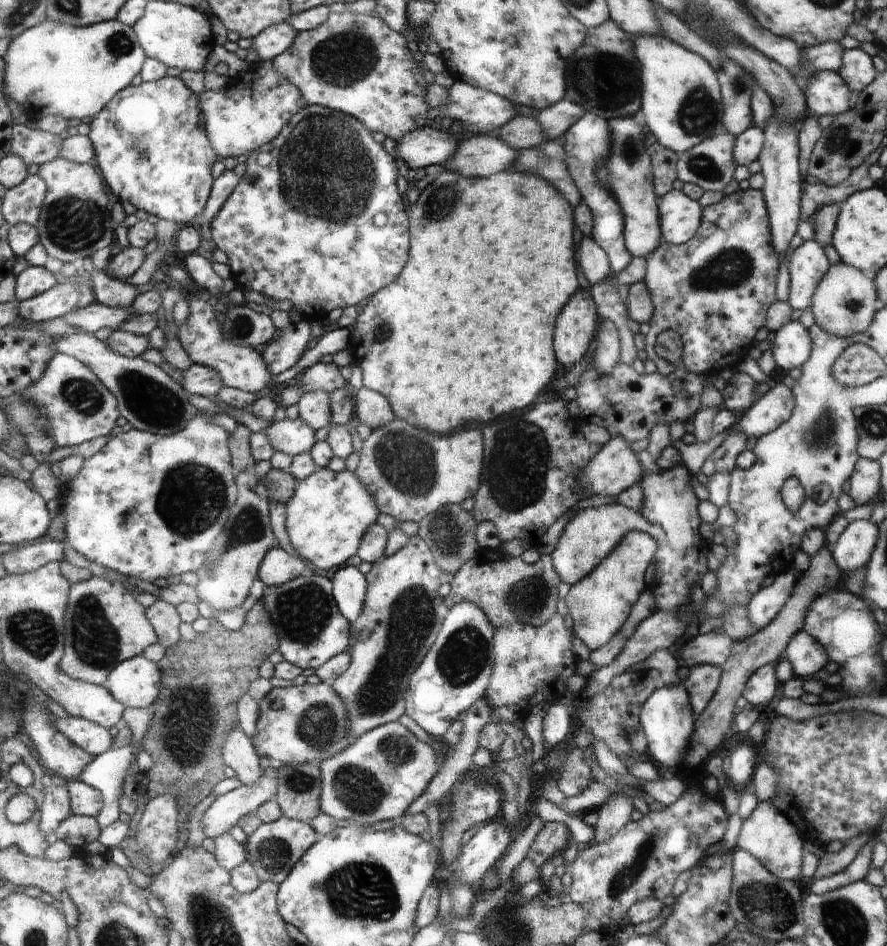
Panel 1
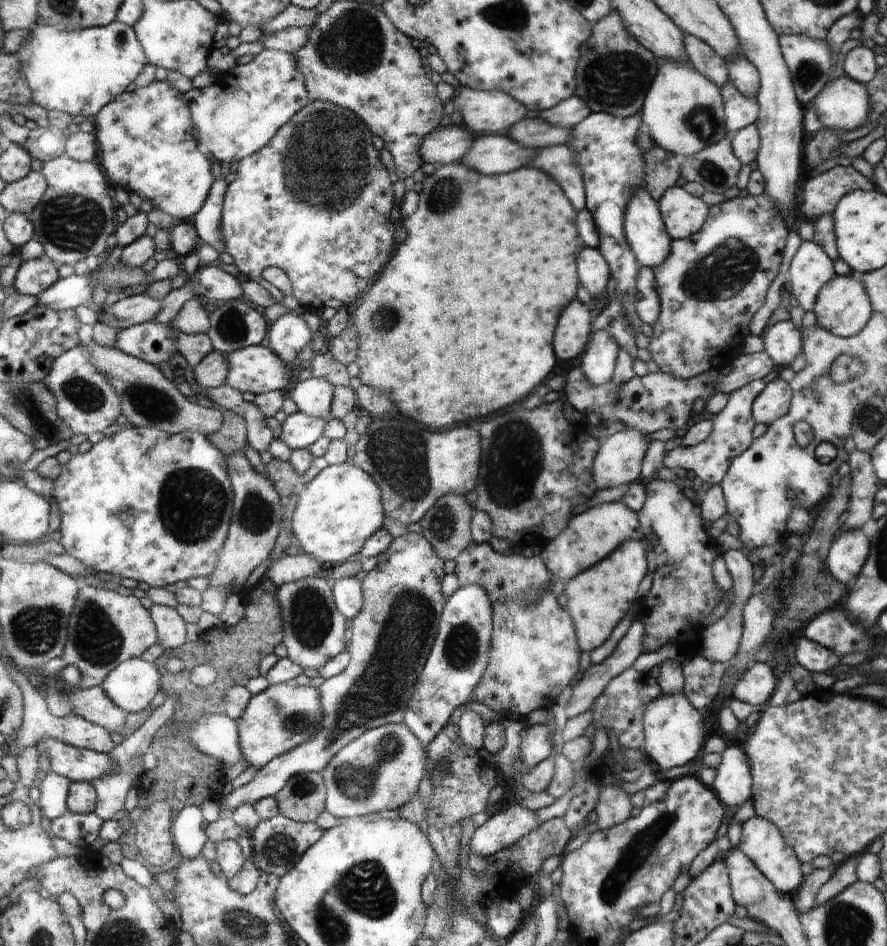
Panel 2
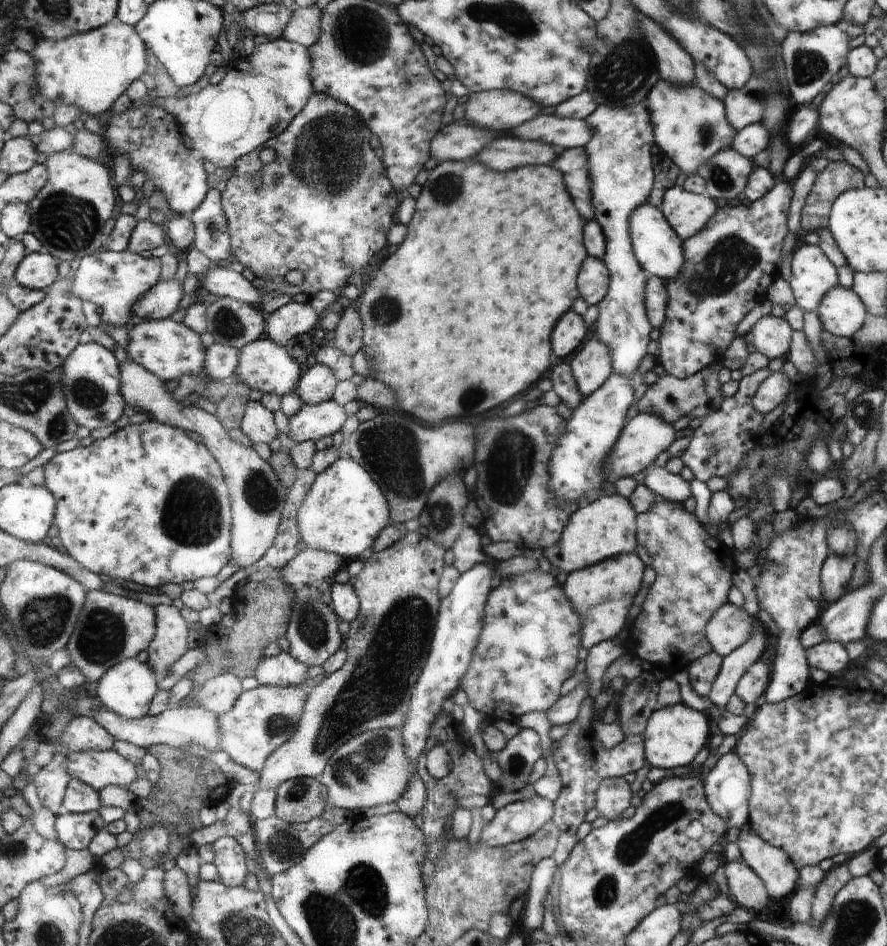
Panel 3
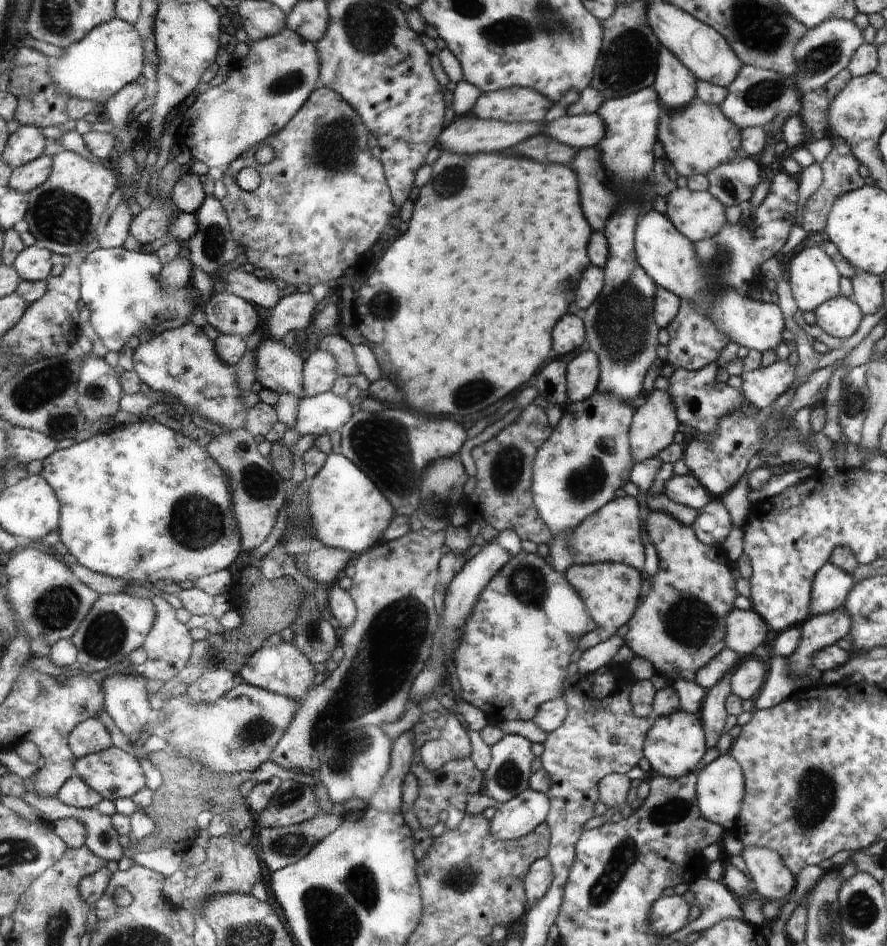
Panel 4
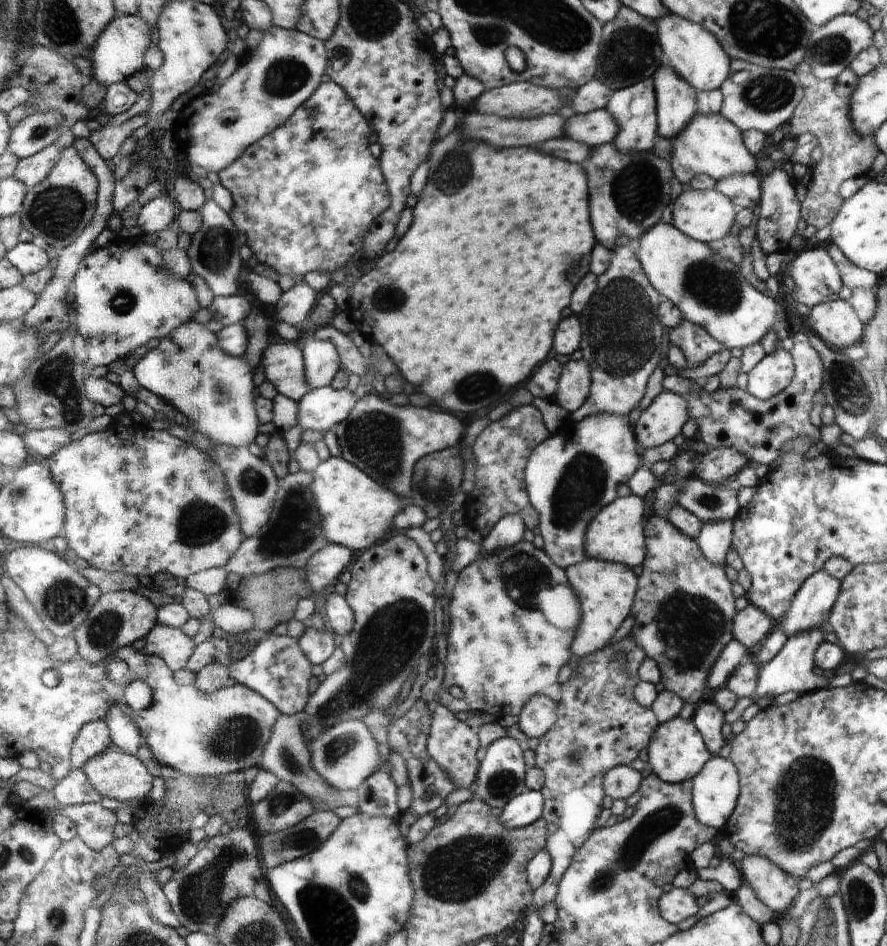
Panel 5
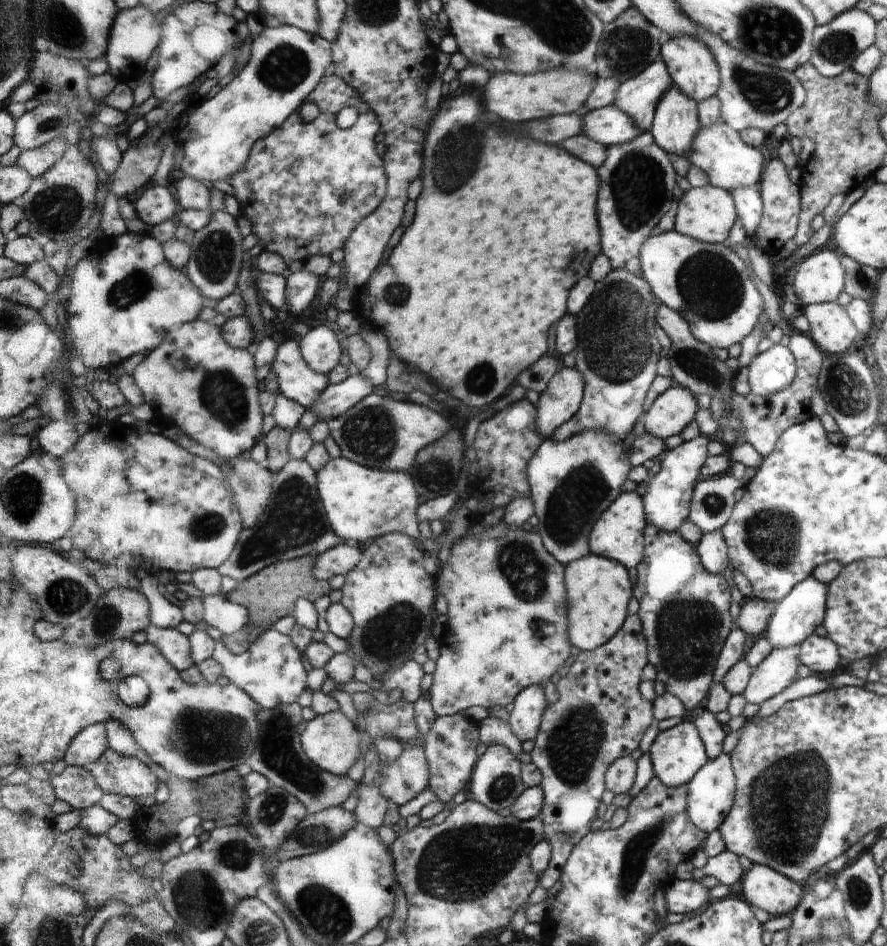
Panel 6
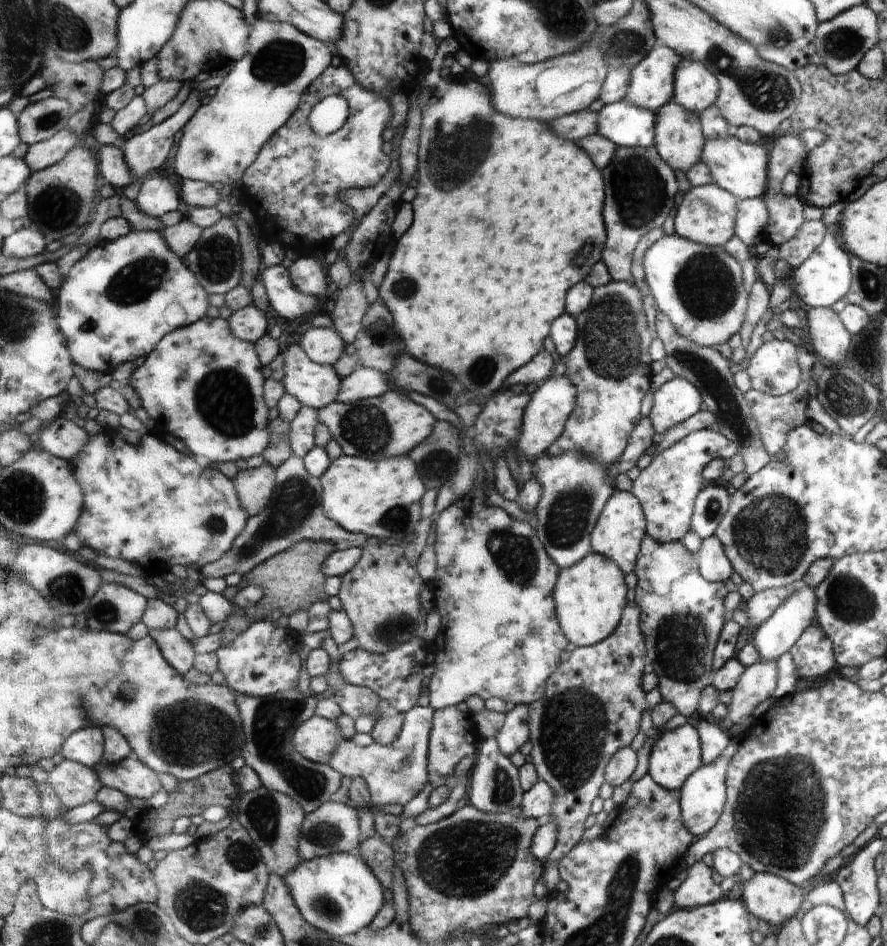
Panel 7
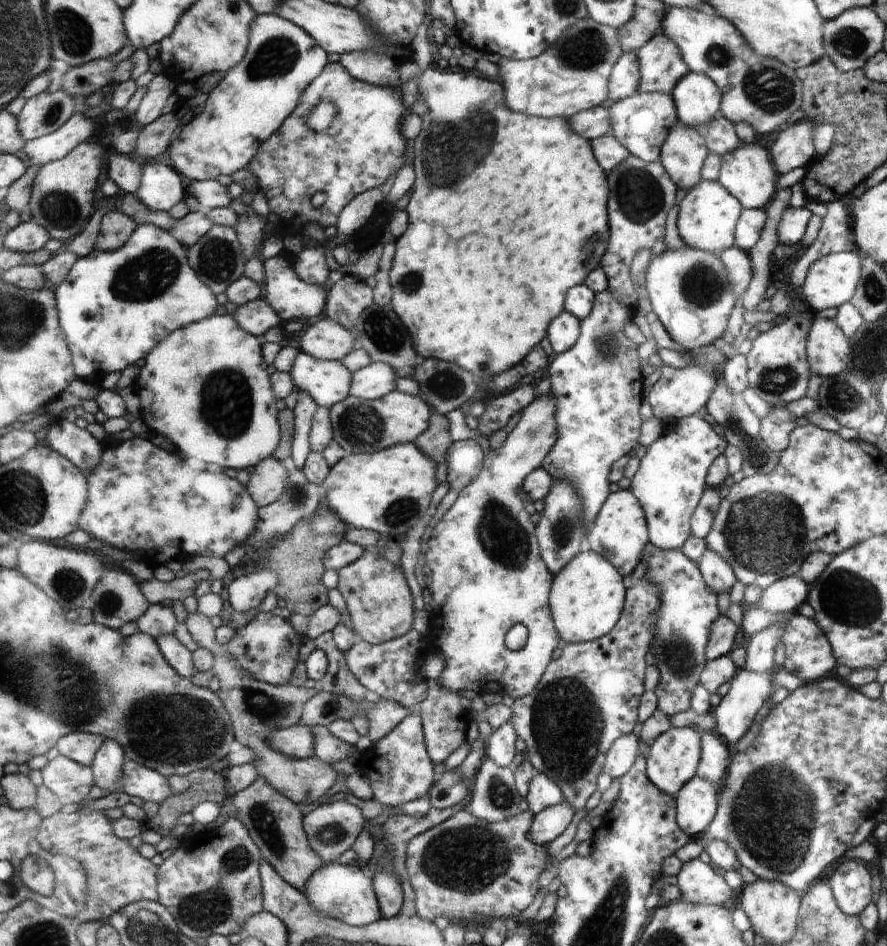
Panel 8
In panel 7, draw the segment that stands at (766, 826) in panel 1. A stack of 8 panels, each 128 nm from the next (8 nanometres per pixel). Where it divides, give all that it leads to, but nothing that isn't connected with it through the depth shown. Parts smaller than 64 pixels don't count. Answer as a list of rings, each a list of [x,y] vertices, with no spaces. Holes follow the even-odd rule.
[[[755,873],[748,881],[742,881],[742,904],[748,913],[762,919],[770,926],[783,927],[787,921],[794,919],[800,912],[804,899],[804,892],[798,885],[788,882],[780,876],[771,873]]]

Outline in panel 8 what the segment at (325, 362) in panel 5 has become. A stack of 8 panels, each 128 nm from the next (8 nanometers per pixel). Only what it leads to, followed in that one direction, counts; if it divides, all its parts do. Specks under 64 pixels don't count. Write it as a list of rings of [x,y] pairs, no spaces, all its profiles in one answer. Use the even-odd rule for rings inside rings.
[[[322,318],[306,329],[300,351],[316,359],[342,361],[348,354],[353,353],[352,346],[355,341],[354,336],[340,323]]]

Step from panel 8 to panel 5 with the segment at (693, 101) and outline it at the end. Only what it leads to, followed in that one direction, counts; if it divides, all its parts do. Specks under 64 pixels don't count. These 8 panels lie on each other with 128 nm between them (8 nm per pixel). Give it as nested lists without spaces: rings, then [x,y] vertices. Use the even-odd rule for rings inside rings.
[[[674,14],[663,17],[656,24],[660,32],[659,44],[668,66],[696,92],[720,90],[732,73],[732,60],[720,40],[697,23],[690,23]]]

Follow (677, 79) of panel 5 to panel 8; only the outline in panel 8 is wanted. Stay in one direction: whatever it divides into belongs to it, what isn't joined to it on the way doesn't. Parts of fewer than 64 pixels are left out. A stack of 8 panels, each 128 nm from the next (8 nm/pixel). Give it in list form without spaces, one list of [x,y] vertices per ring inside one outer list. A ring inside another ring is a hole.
[[[680,120],[669,132],[669,137],[661,149],[660,163],[677,184],[678,189],[693,190],[701,182],[706,152],[704,136],[693,127],[686,127]]]

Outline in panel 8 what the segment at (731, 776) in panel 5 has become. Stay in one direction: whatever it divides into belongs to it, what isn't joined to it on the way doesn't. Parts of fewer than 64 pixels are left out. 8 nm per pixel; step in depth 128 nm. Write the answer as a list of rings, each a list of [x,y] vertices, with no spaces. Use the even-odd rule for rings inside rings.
[[[695,777],[675,797],[677,824],[692,839],[709,829],[720,806],[720,788]]]

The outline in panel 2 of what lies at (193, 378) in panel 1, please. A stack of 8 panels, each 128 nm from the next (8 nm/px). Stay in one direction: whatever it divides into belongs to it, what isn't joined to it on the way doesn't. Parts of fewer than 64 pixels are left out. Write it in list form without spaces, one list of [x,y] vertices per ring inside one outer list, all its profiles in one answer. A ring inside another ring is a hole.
[[[213,349],[196,367],[196,382],[201,388],[213,389],[229,382],[230,362],[227,353]]]

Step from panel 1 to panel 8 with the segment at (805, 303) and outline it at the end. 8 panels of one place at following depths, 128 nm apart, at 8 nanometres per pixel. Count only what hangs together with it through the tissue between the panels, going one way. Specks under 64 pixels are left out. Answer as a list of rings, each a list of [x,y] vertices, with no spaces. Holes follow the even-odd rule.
[[[856,252],[831,253],[814,262],[808,270],[804,285],[800,289],[801,297],[807,304],[811,314],[816,315],[820,310],[839,308],[848,303],[855,294],[860,274],[862,260]]]

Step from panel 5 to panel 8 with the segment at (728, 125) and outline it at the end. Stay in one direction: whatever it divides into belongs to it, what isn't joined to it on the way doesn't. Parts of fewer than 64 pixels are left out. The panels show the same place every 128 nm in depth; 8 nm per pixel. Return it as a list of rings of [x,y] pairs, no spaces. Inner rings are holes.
[[[743,144],[732,153],[724,154],[721,158],[719,180],[721,186],[729,194],[741,200],[746,209],[764,209],[776,193],[776,166],[772,166],[764,148],[751,144]]]

